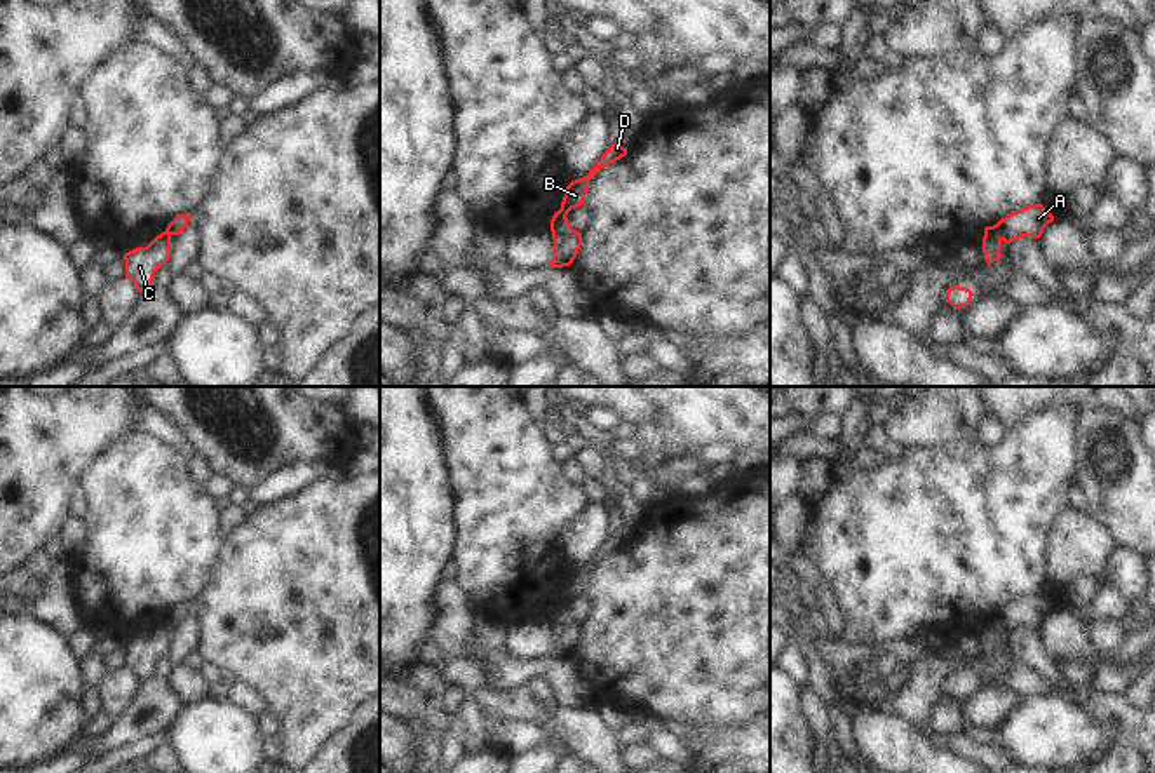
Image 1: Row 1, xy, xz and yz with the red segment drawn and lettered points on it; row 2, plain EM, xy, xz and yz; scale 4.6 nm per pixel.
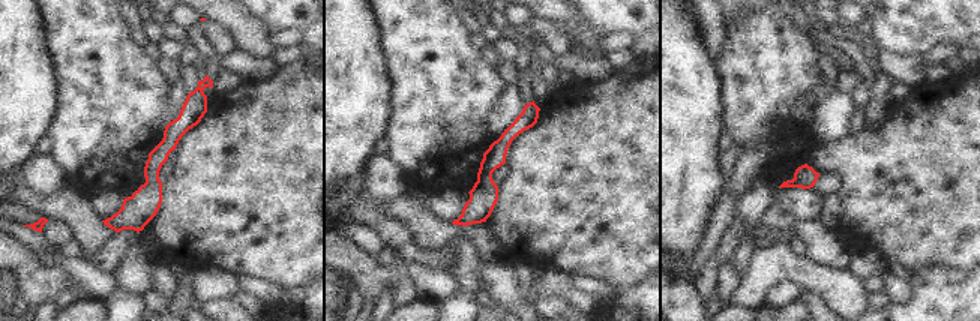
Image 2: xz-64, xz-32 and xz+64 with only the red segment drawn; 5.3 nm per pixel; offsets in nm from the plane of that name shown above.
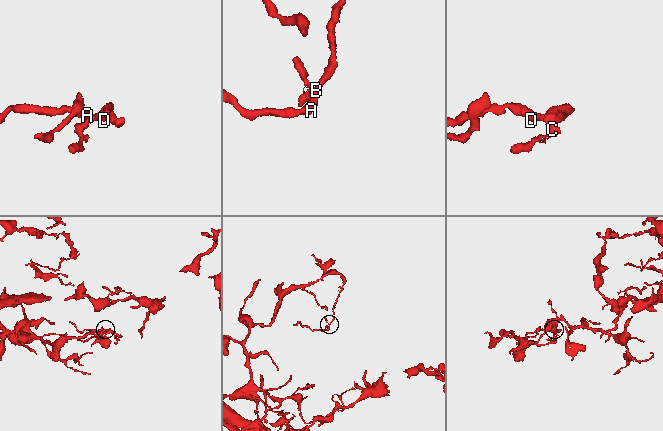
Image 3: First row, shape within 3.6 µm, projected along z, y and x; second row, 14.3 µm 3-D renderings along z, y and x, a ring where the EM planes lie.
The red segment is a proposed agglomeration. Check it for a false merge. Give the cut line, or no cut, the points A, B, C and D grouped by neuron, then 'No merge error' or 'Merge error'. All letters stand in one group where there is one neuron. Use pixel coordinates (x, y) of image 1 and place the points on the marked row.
Split along yz (985, 234), (995, 234), (1002, 239). Groups: A B D / C. Merge error.

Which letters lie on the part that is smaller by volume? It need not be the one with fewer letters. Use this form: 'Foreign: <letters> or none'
Foreign: C

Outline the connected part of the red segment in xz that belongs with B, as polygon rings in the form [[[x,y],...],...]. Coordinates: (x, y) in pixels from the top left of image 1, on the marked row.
[[[620,141],[608,146],[598,164],[589,171],[587,176],[571,181],[561,202],[561,209],[557,211],[561,219],[556,226],[550,228],[554,240],[554,256],[547,268],[563,268],[570,266],[578,254],[582,245],[582,233],[571,228],[568,221],[568,212],[584,204],[587,195],[589,181],[606,165],[615,164],[622,157],[627,155],[627,148],[620,145]]]

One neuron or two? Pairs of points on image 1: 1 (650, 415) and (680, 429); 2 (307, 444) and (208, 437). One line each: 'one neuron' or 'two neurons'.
1: two neurons
2: one neuron

